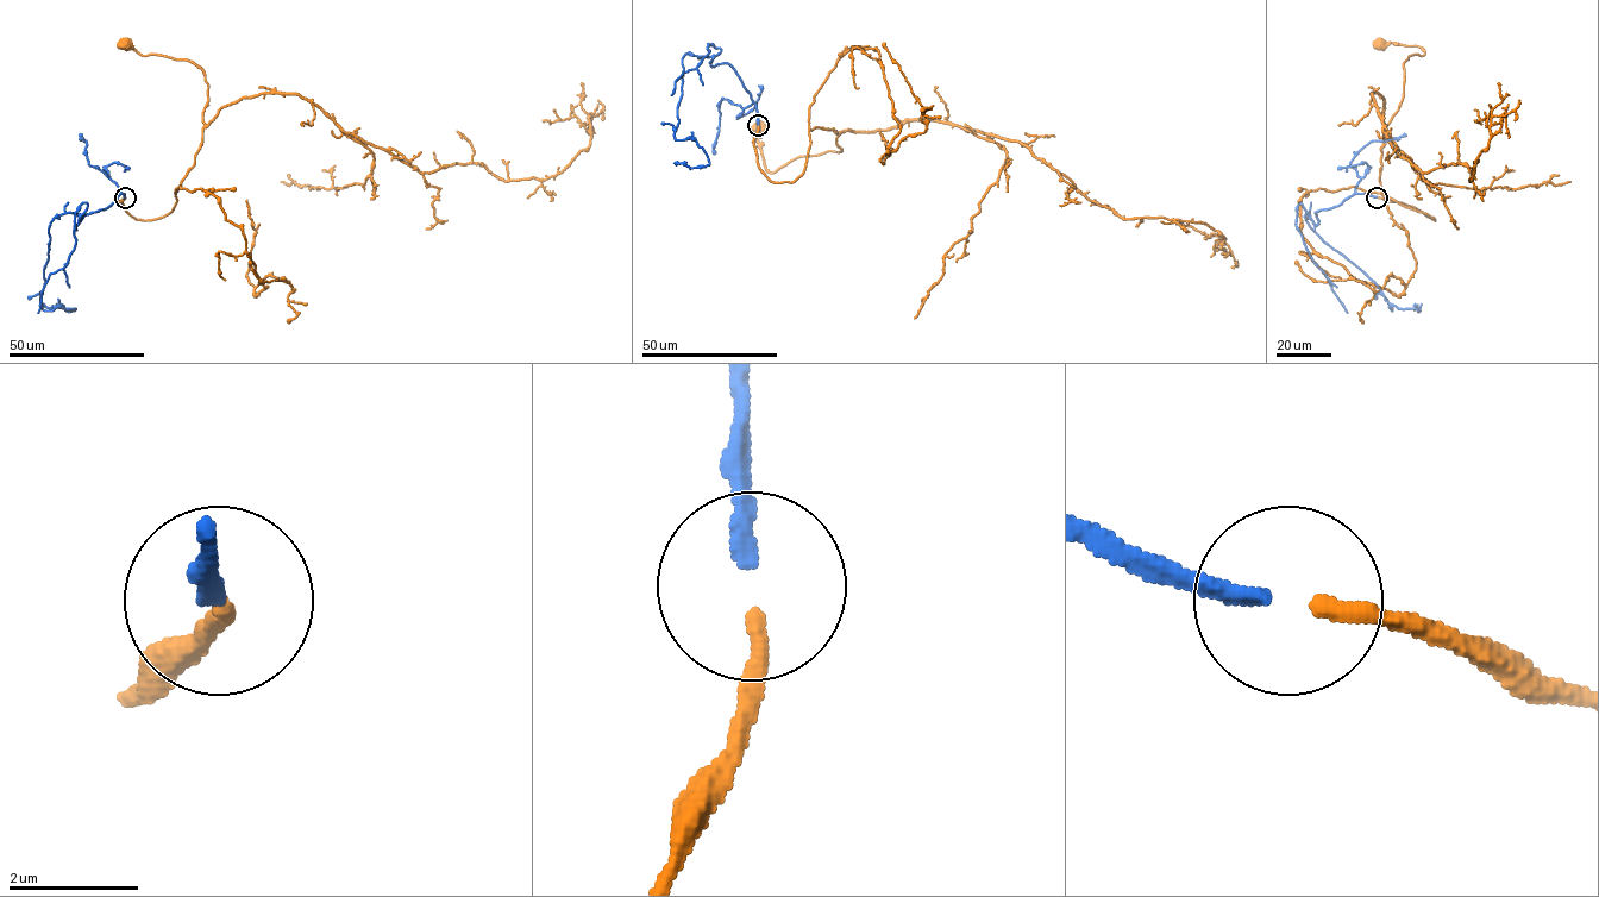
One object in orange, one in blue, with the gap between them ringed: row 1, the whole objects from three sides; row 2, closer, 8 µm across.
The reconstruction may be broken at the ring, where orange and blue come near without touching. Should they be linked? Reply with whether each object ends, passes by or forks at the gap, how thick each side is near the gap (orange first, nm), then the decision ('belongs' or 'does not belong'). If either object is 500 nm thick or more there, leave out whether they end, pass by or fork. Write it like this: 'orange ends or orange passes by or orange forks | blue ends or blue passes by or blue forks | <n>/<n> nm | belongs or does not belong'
orange ends | blue ends | 280/280 nm | belongs

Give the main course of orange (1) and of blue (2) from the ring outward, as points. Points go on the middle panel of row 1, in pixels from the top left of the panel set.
1: (758, 126), (757, 163), (772, 182), (802, 174), (809, 130), (833, 130), (841, 151), (770, 173), (760, 127)
2: (758, 124), (757, 105), (731, 66), (687, 54), (675, 138), (693, 139), (709, 164), (673, 163)

